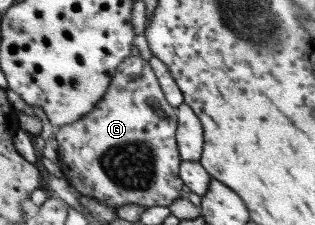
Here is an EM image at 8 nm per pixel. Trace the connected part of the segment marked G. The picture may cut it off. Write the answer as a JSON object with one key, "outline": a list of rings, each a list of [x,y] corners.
{"outline":[[[128,56],[117,65],[98,103],[75,122],[54,131],[63,178],[73,184],[79,194],[103,202],[112,209],[129,203],[146,208],[169,206],[185,192],[178,175],[180,157],[174,137],[175,129],[175,108],[165,100],[150,64],[141,57]]]}

